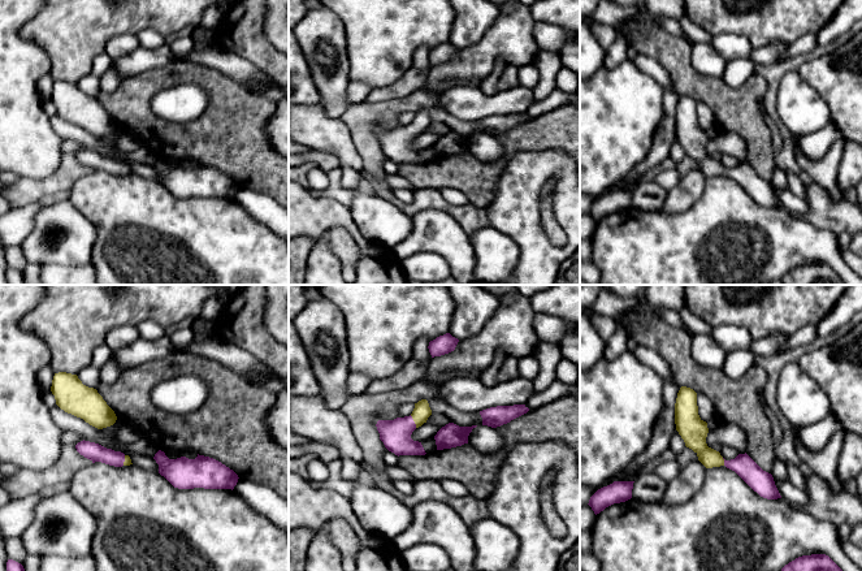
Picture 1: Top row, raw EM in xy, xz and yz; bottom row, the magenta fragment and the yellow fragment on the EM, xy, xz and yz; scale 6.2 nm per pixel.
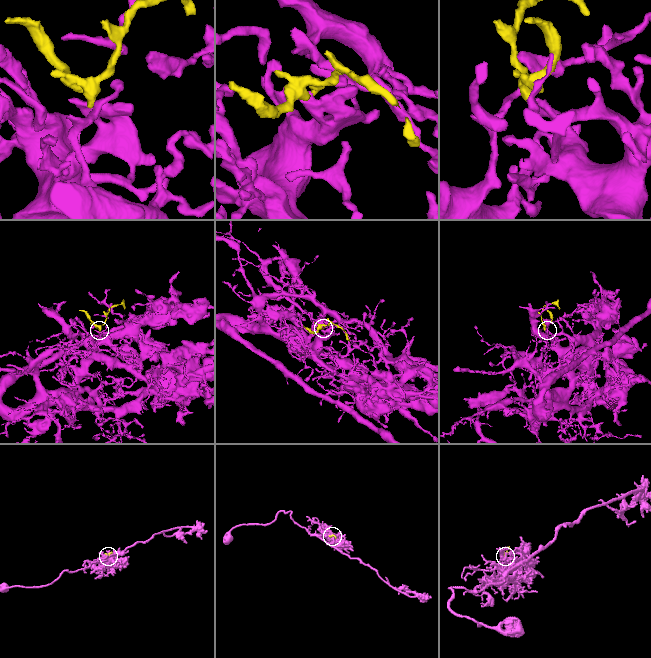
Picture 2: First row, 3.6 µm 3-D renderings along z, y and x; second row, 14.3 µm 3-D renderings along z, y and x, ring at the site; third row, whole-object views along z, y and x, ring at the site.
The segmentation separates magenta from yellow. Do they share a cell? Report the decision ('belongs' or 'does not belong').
belongs

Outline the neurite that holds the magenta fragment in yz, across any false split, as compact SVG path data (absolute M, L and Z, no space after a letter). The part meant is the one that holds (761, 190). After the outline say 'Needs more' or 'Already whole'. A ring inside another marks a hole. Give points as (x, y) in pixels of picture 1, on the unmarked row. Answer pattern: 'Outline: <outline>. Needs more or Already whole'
Outline: M681 95L677 101L675 133L685 155L697 163L698 169L706 177L725 174L735 179L761 206L767 208L781 207L772 183L763 179L746 161L725 169L719 160L707 155L707 131L698 124L697 101L690 96Z. Needs more

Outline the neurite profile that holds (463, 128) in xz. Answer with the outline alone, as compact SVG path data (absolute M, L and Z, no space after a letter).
M436 107L426 108L432 121L443 122L450 127L451 131L459 135L472 135L472 134L482 134L482 126L480 121L468 122L459 118L452 117L446 111L441 111Z

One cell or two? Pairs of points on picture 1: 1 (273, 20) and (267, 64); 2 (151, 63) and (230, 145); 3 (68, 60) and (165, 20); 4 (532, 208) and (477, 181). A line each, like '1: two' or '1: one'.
1: two
2: two
3: one
4: two

